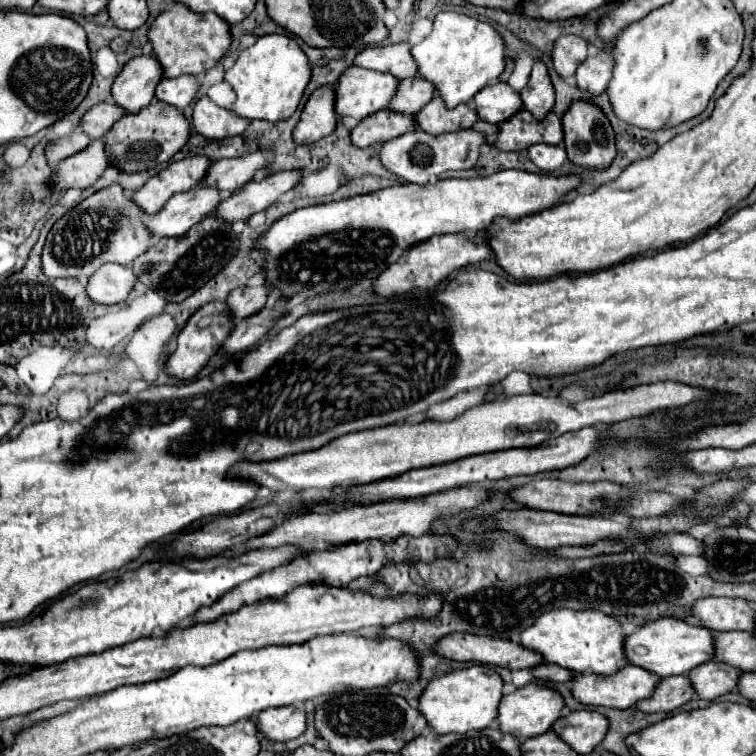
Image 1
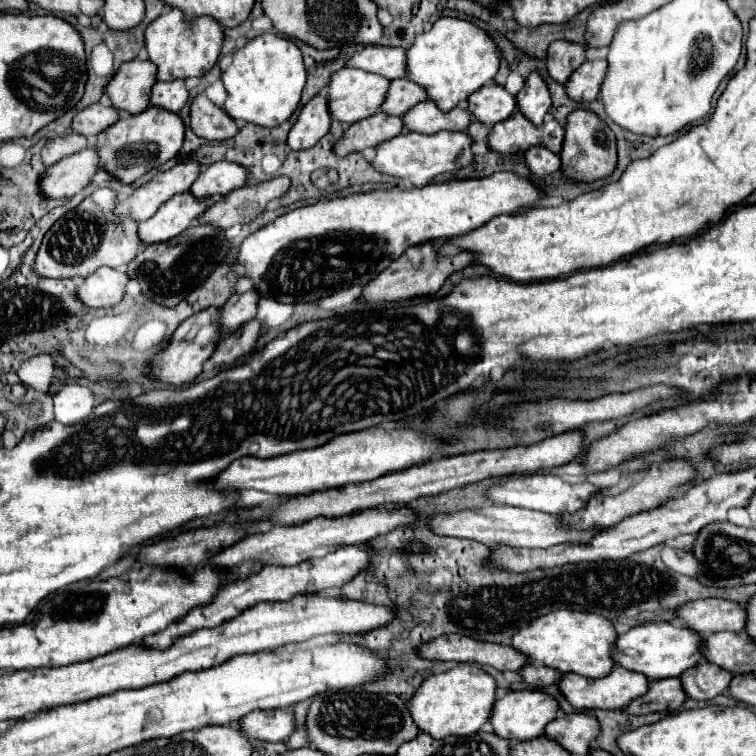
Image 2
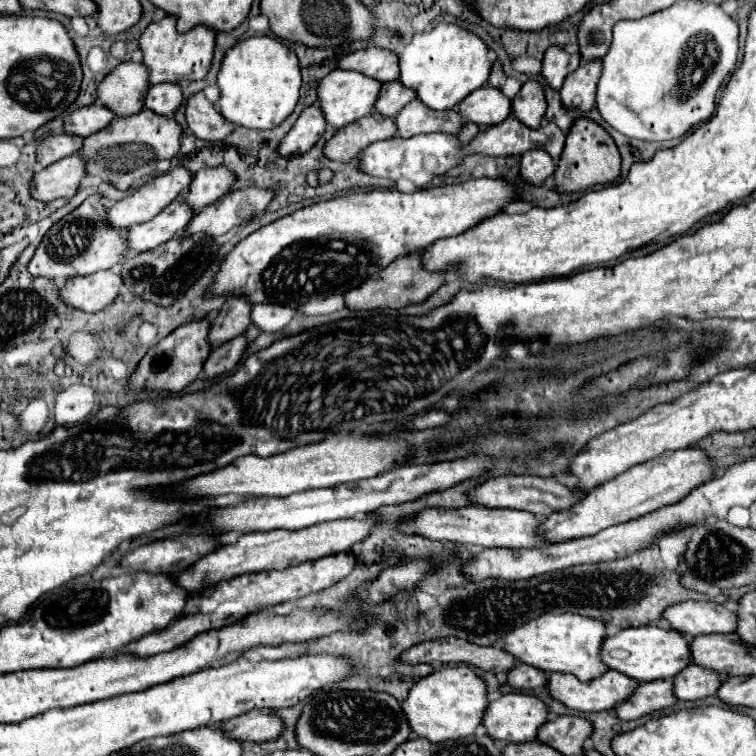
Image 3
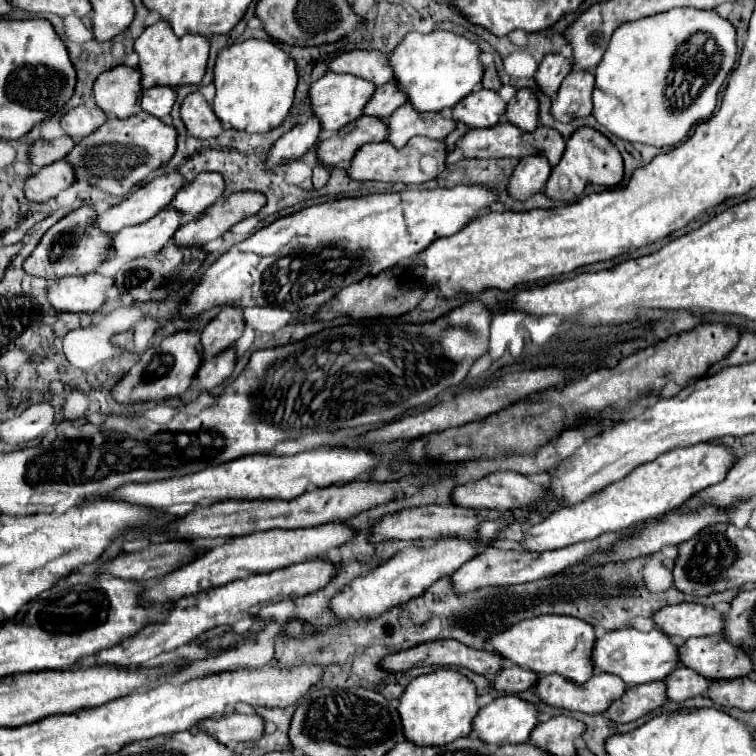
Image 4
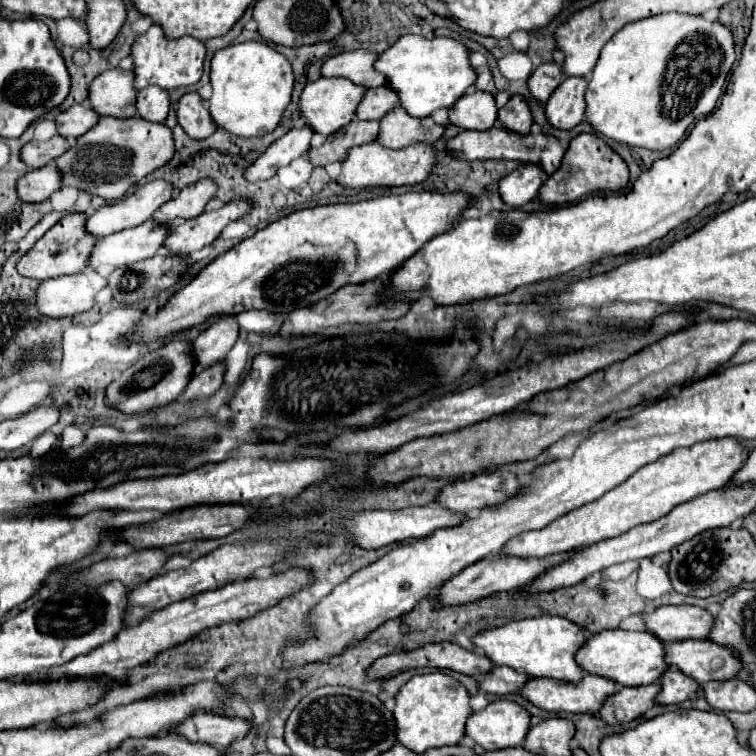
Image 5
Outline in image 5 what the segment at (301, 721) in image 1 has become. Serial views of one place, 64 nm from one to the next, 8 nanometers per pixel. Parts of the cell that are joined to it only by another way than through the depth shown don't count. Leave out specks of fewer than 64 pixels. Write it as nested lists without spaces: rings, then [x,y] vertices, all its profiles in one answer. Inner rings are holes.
[[[198,712],[184,720],[170,732],[186,736],[190,742],[206,742],[216,748],[228,748],[238,738],[244,738],[252,730],[252,724],[244,718],[228,718],[212,712]]]

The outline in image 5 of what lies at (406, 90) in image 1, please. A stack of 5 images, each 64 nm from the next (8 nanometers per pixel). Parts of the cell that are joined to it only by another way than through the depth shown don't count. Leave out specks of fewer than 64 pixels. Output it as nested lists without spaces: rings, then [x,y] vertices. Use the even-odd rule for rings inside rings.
[[[388,86],[370,88],[362,98],[356,116],[360,120],[382,120],[392,108],[398,106],[398,102],[400,100],[396,100],[396,92],[392,92],[392,88]]]

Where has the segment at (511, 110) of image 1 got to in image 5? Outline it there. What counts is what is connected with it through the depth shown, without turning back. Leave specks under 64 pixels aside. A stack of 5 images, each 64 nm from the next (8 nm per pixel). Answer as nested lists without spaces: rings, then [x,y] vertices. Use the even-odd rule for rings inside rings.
[[[474,90],[464,94],[452,110],[448,110],[450,122],[464,130],[488,130],[494,126],[498,116],[496,98],[488,92]]]

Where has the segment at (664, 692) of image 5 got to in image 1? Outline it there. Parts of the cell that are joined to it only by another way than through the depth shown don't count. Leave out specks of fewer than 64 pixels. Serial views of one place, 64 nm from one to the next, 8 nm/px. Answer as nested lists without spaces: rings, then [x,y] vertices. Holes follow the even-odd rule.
[[[710,660],[694,668],[688,676],[690,676],[692,686],[696,688],[698,698],[714,700],[718,696],[732,692],[736,688],[736,680],[740,680],[742,674],[744,672],[740,672],[740,668],[732,668],[718,660]]]

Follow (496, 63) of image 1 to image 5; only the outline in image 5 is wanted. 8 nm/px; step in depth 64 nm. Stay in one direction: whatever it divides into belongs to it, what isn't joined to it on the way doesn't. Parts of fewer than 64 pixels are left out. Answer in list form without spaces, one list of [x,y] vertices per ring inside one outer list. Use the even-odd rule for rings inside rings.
[[[406,34],[398,38],[392,48],[380,54],[376,70],[386,74],[390,88],[400,96],[400,106],[416,118],[430,116],[438,108],[450,108],[470,86],[474,86],[478,78],[470,64],[470,50],[462,42],[448,36],[428,40],[424,36]]]

